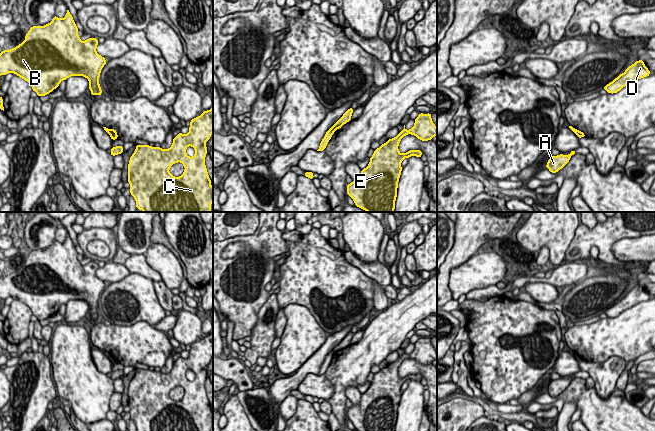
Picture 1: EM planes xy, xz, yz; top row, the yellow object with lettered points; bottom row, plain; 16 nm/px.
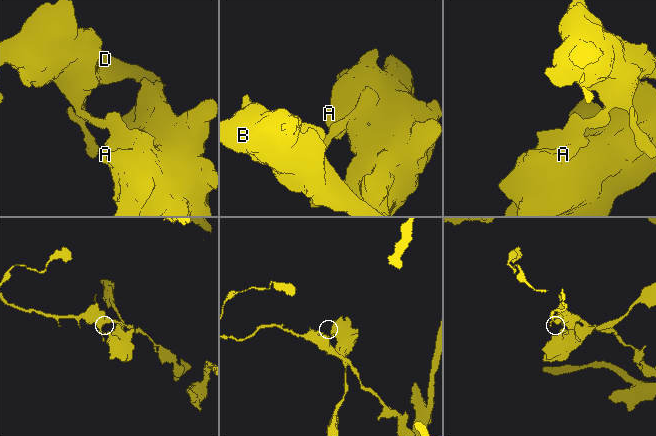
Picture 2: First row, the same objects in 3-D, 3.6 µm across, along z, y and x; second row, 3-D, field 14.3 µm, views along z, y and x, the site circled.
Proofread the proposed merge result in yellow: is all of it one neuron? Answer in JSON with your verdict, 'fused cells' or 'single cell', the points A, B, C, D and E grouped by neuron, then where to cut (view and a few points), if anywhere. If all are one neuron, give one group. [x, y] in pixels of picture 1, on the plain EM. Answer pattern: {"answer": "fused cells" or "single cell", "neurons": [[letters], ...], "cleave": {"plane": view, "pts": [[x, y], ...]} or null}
{"answer": "fused cells", "neurons": [["A", "C", "E"], ["B", "D"]], "cleave": {"plane": "xz", "pts": [[332, 350], [336, 353]]}}

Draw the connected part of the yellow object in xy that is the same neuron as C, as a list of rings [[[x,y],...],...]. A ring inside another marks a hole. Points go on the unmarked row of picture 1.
[[[213,332],[204,335],[200,340],[190,345],[189,357],[184,359],[181,356],[173,363],[172,370],[169,373],[160,371],[151,371],[149,369],[136,369],[136,373],[130,381],[128,388],[128,406],[130,407],[130,416],[136,425],[136,431],[211,431],[213,426],[213,411],[207,397],[205,381],[207,371],[205,367],[210,363],[213,357]],[[192,370],[195,373],[195,379],[189,381],[186,378],[186,372]],[[181,386],[185,394],[180,401],[174,401],[170,398],[170,391]]]

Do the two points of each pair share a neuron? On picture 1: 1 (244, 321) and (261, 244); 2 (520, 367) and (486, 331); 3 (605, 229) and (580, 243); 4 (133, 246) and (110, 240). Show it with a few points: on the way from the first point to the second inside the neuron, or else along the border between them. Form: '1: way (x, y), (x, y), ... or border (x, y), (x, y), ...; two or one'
1: way (246, 301), (248, 261); one
2: way (510, 357), (503, 350), (495, 346), (494, 341); one
3: way (599, 235), (586, 238); one
4: border (116, 236), (118, 245); two

